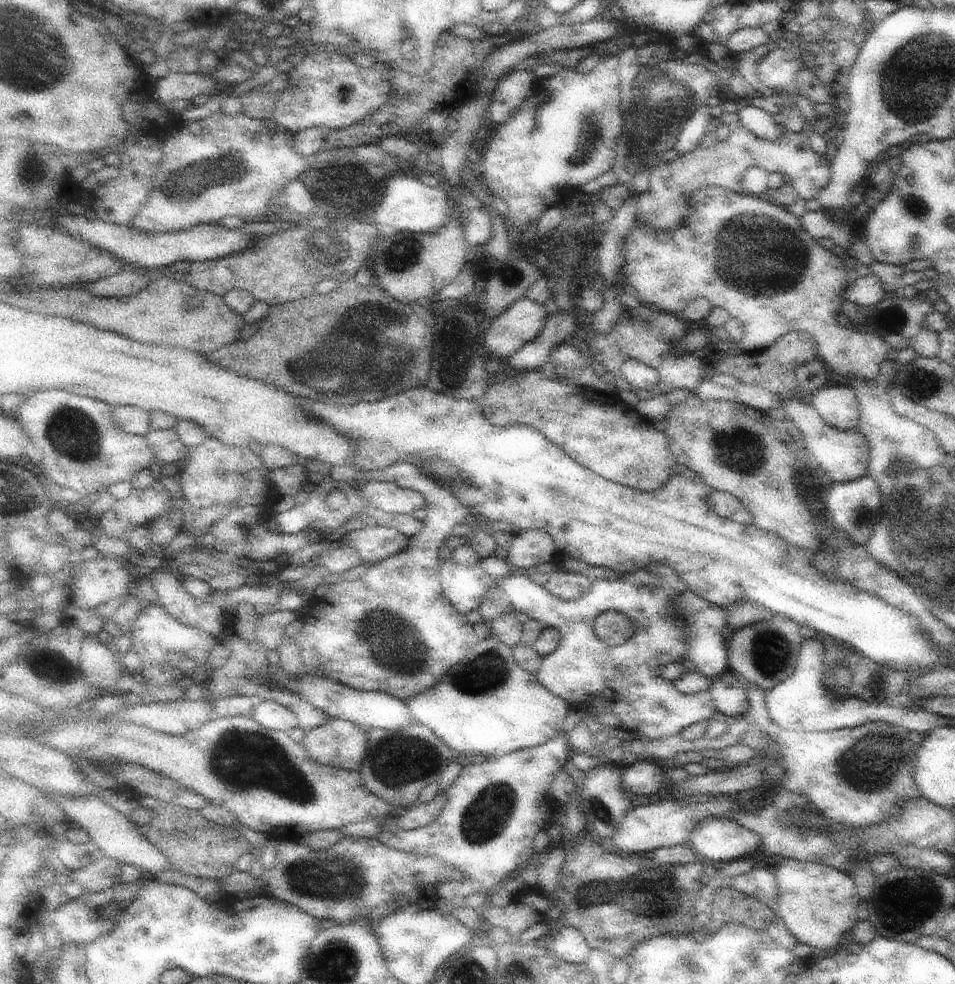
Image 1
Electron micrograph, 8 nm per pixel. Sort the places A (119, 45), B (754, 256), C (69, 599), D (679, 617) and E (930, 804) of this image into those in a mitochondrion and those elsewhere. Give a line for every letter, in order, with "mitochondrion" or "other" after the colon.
A: other
B: mitochondrion
C: other
D: other
E: other

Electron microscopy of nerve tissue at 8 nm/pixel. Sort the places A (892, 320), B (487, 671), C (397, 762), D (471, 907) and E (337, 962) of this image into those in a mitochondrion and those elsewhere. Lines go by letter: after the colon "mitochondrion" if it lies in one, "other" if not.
A: mitochondrion
B: mitochondrion
C: mitochondrion
D: other
E: mitochondrion

